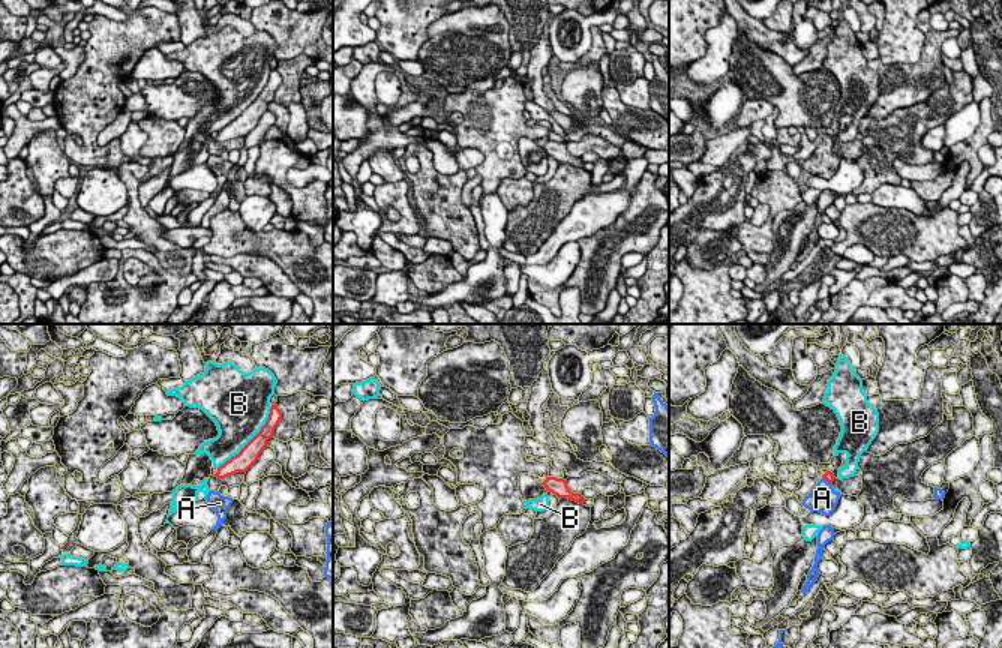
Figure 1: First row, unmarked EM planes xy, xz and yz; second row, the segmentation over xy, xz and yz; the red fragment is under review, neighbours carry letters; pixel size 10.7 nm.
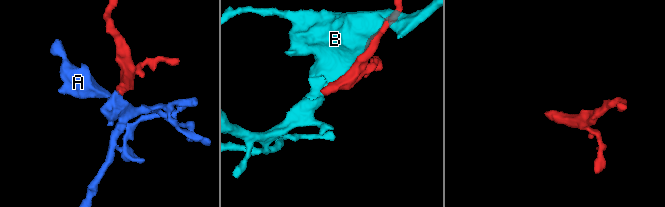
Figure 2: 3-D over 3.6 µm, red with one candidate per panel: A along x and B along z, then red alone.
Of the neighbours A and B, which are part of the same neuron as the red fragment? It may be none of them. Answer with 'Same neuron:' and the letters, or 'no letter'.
Same neuron: A

